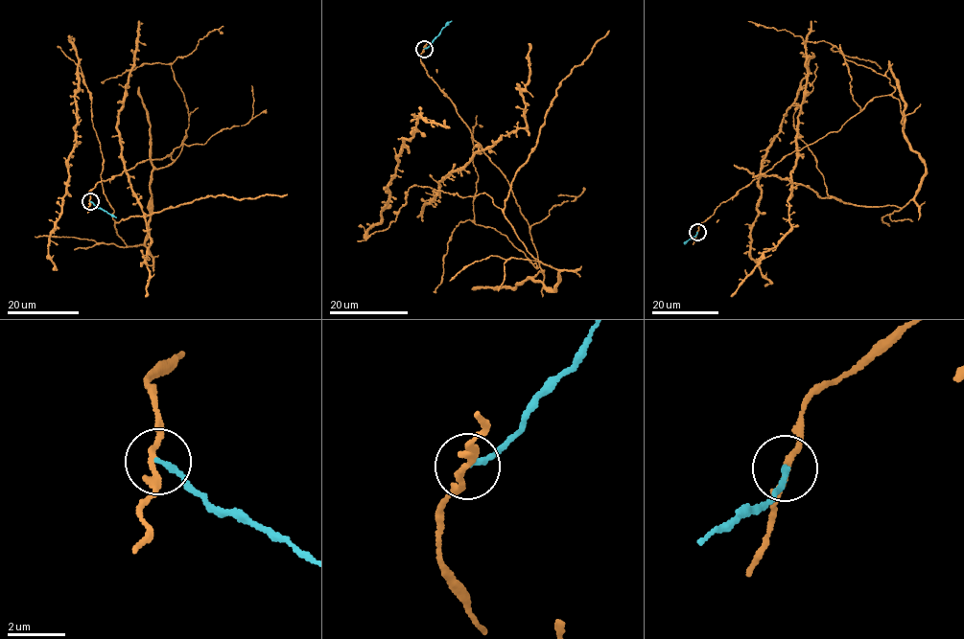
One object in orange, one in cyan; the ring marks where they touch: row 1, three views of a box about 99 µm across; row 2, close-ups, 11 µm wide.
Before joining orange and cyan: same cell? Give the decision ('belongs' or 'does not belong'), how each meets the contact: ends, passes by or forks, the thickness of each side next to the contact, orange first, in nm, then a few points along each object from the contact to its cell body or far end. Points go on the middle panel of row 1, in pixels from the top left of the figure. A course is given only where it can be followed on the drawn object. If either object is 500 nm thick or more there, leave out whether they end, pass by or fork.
does not belong; orange passes by; cyan ends; calibres 170 and 180 nm; course orange (424, 48), (556, 288), (484, 193), (385, 207), (419, 116), (444, 119); course cyan (424, 48), (452, 20)

